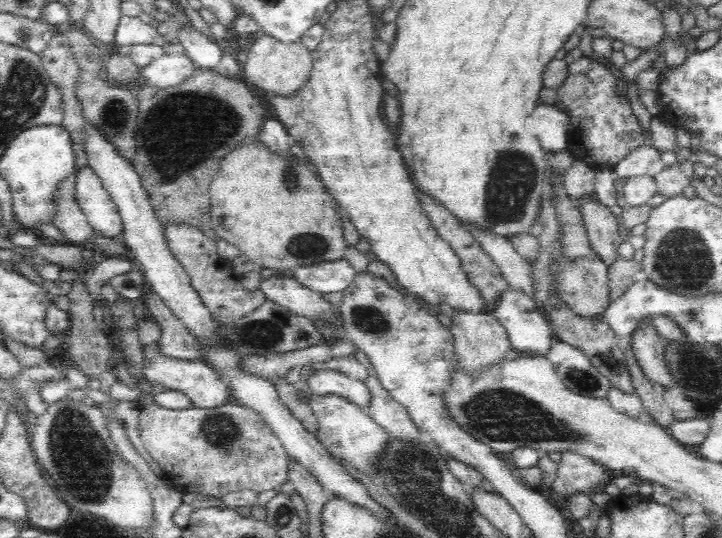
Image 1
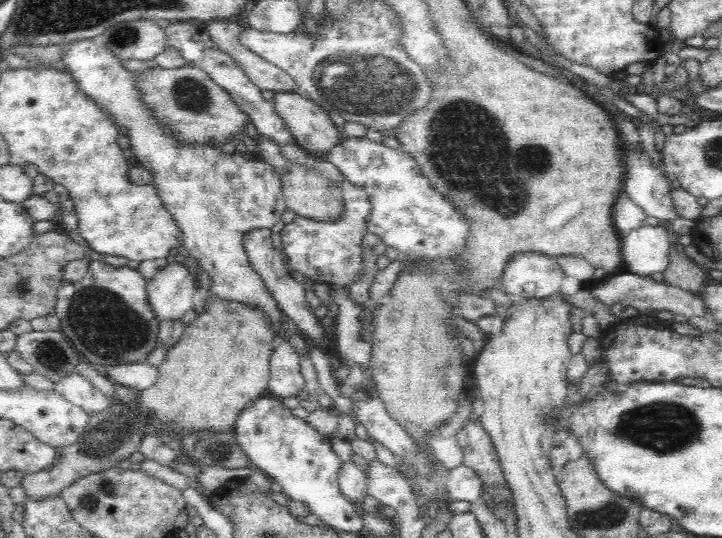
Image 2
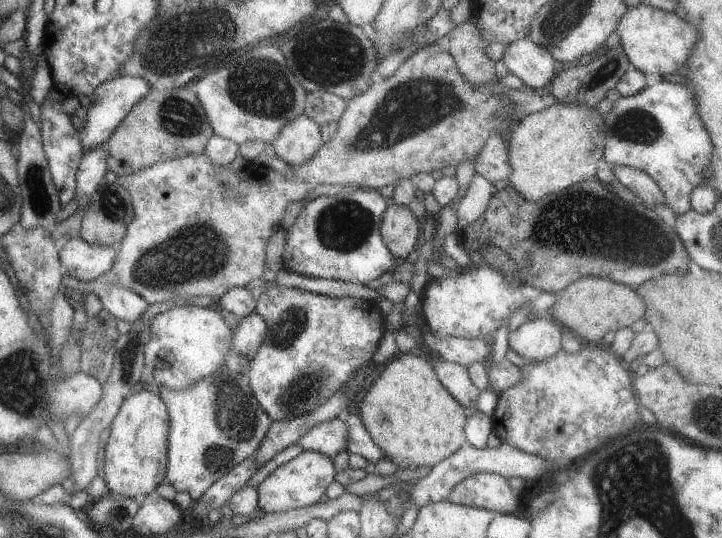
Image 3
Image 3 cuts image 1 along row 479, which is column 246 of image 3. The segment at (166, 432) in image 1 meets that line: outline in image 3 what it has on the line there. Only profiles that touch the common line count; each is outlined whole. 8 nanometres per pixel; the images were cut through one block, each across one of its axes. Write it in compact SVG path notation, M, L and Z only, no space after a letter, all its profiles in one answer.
M444 36L438 38L437 41L420 47L412 56L407 60L404 60L400 67L388 78L374 79L370 88L354 96L348 100L346 112L342 114L342 118L337 122L336 132L330 136L328 142L323 142L322 146L318 148L318 152L304 164L300 166L291 166L292 174L280 174L280 172L274 172L267 166L258 166L257 164L251 165L244 168L242 172L234 172L230 165L224 165L220 168L220 165L215 165L213 162L208 160L205 153L202 154L188 154L188 156L182 156L182 158L174 158L174 160L161 160L142 168L140 172L136 174L129 174L128 176L117 177L117 183L123 186L130 194L132 200L132 206L134 208L134 218L132 222L128 224L128 228L124 238L115 246L116 247L116 258L114 258L114 264L103 273L102 278L110 284L118 284L118 286L124 286L128 290L134 290L136 294L140 294L142 298L148 304L158 304L162 302L176 302L179 304L191 304L194 298L208 298L210 300L216 300L220 298L227 290L234 287L252 287L263 280L263 274L266 272L266 246L268 246L268 240L270 236L276 232L277 229L282 227L282 218L286 214L286 208L298 200L304 200L306 196L311 195L312 191L315 190L316 186L345 186L347 189L351 188L362 188L376 191L378 188L384 188L386 185L395 185L400 179L411 179L415 174L423 172L430 173L432 170L443 170L447 165L454 165L466 161L472 160L482 152L490 132L498 132L500 136L507 141L512 128L518 124L518 116L516 105L510 100L504 93L504 86L499 82L492 82L484 88L472 88L466 78L462 78L462 74L458 72L454 58L448 50L448 37Z

